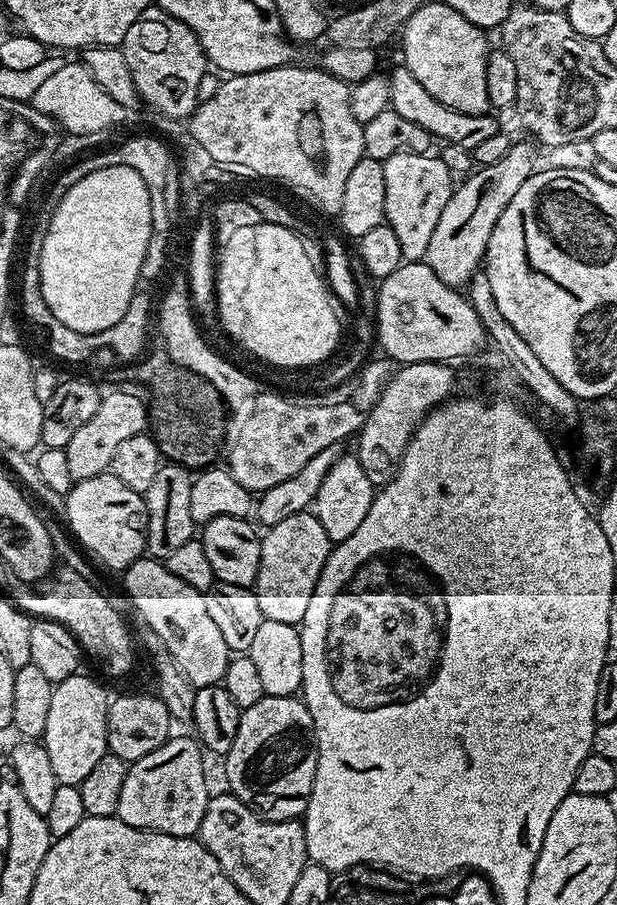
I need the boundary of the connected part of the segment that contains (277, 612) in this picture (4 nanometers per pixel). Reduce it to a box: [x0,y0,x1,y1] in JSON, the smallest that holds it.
[254,511,334,626]

